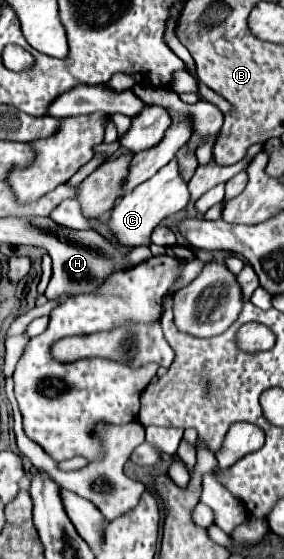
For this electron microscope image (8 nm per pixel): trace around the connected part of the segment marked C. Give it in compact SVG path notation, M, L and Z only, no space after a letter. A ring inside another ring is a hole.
M172 159L150 181L138 185L138 189L134 189L132 195L128 193L126 197L122 197L116 203L116 207L112 209L108 225L110 225L112 233L118 237L118 241L122 245L138 247L138 245L150 243L150 233L154 231L154 227L160 225L160 221L164 221L166 217L170 217L170 215L174 215L174 213L178 213L182 209L186 209L188 203L190 203L188 183L180 175L180 165L176 163L176 159Z

